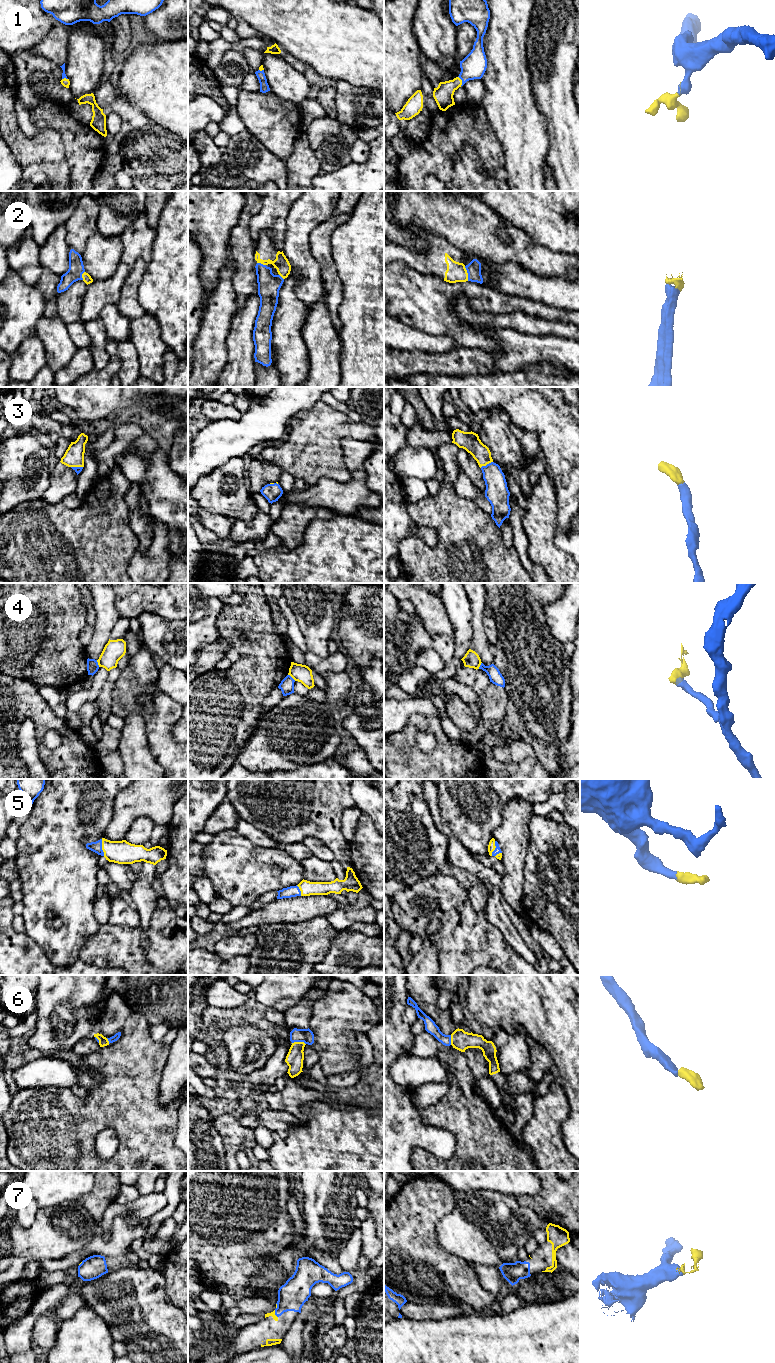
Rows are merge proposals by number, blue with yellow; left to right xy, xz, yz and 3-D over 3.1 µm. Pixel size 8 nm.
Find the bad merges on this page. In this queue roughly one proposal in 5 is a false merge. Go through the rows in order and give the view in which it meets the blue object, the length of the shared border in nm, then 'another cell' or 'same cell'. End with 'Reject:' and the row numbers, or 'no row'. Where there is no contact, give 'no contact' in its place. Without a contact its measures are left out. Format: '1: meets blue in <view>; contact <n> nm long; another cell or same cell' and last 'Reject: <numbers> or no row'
1: meets blue in yz; contact 80 nm long; same cell
2: meets blue in yz; contact 120 nm long; same cell
3: meets blue in yz; contact 120 nm long; same cell
4: meets blue in xz; contact 80 nm long; another cell
5: meets blue in xy; contact 140 nm long; same cell
6: meets blue in xz; contact 110 nm long; same cell
7: meets blue in xz; contact 70 nm long; same cell
Reject: 4

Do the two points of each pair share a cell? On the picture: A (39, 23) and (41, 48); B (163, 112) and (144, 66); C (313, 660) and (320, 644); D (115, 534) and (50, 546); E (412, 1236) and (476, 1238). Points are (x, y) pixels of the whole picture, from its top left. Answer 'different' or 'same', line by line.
A: different
B: same
C: different
D: same
E: different

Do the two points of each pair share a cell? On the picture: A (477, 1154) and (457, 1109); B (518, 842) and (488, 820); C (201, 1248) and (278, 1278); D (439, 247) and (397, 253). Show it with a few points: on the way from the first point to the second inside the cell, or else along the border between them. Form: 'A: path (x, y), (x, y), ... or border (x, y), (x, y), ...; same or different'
A: path (477, 1143), (477, 1134), (463, 1120); same
B: border (506, 804), (491, 837); different
C: border (276, 1256), (252, 1259), (252, 1293); different
D: path (429, 257), (407, 256); same

